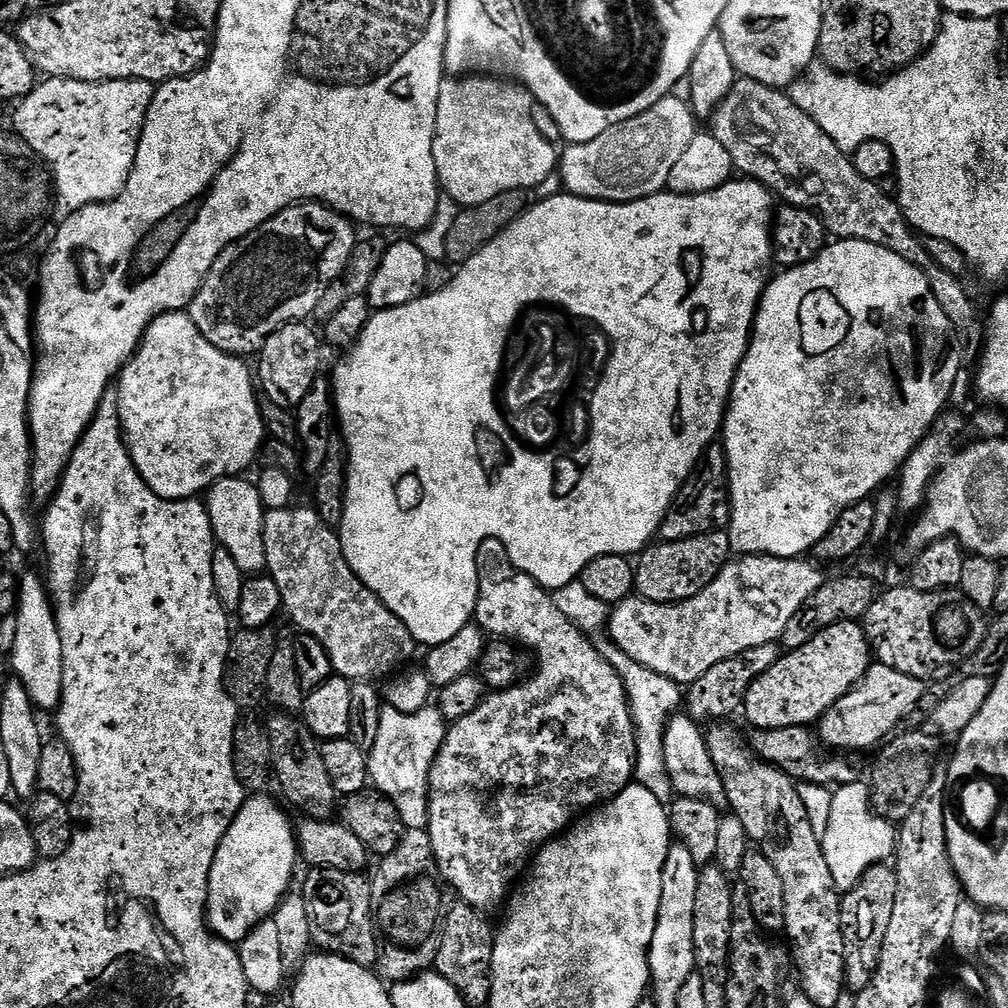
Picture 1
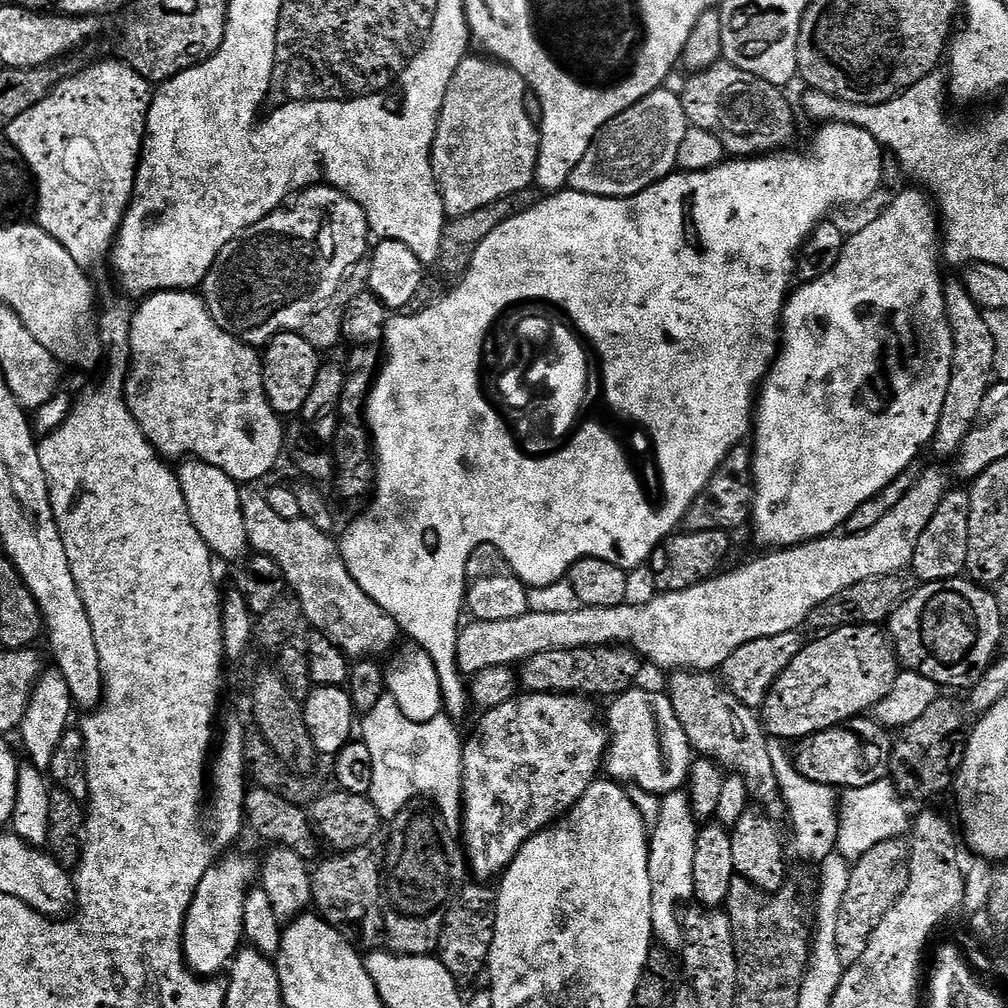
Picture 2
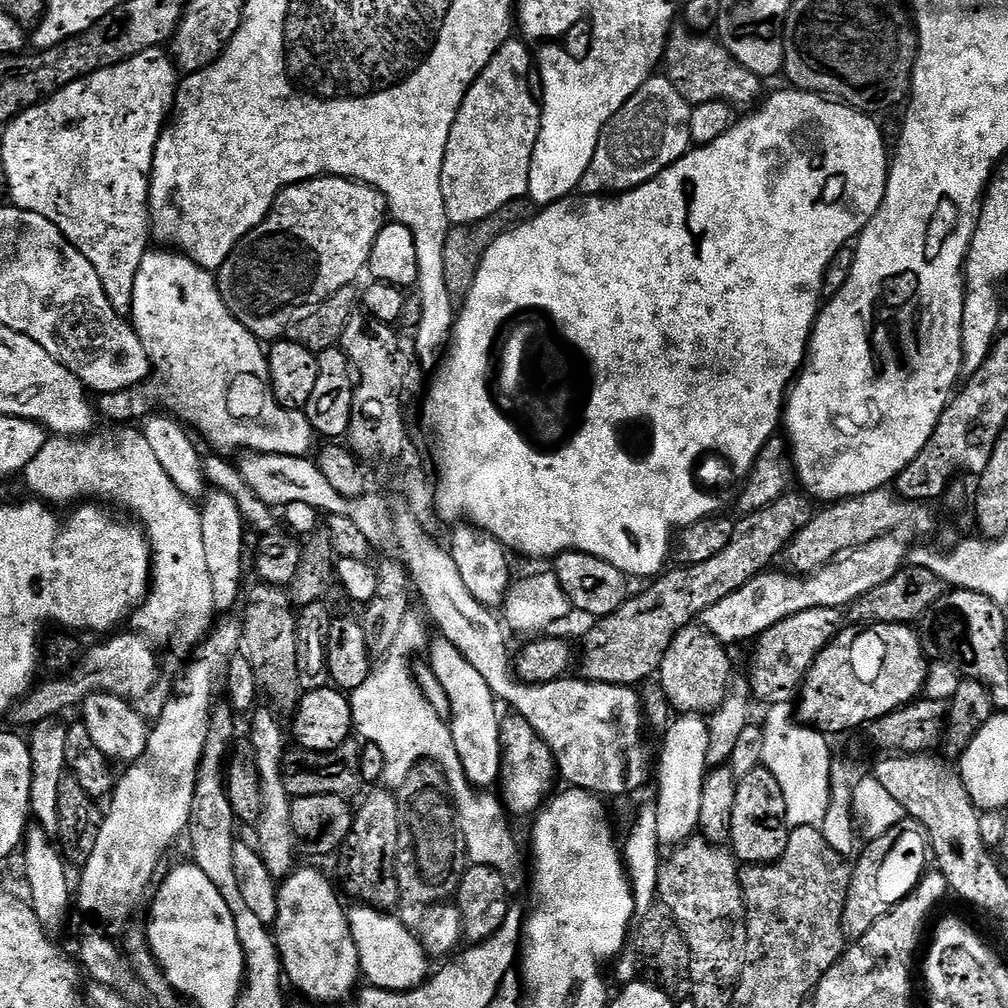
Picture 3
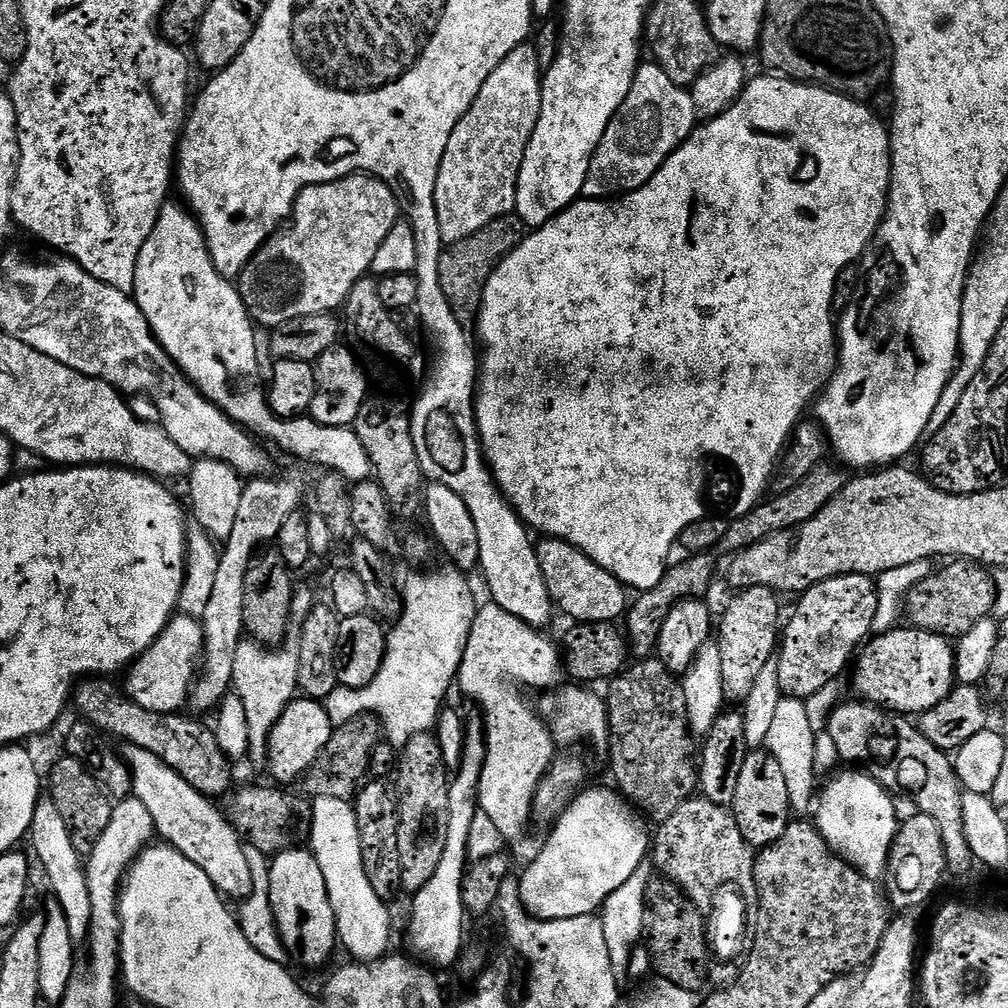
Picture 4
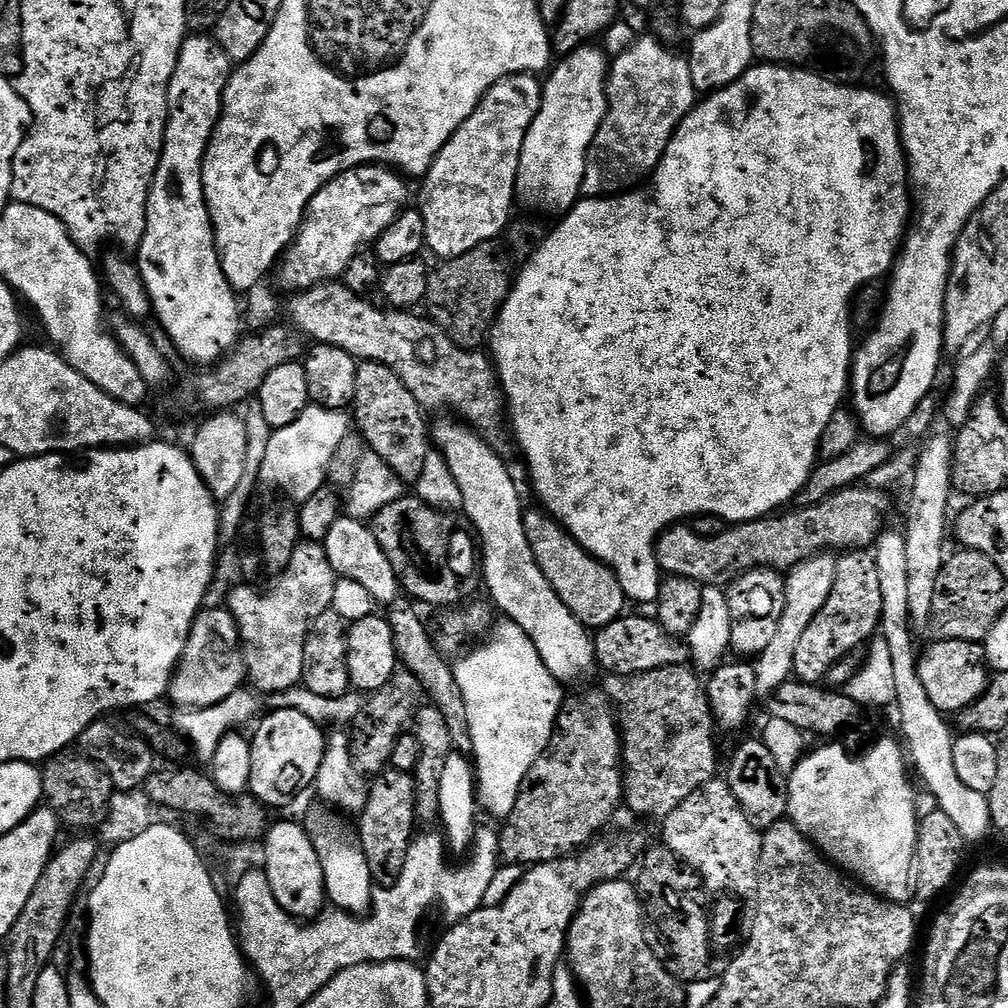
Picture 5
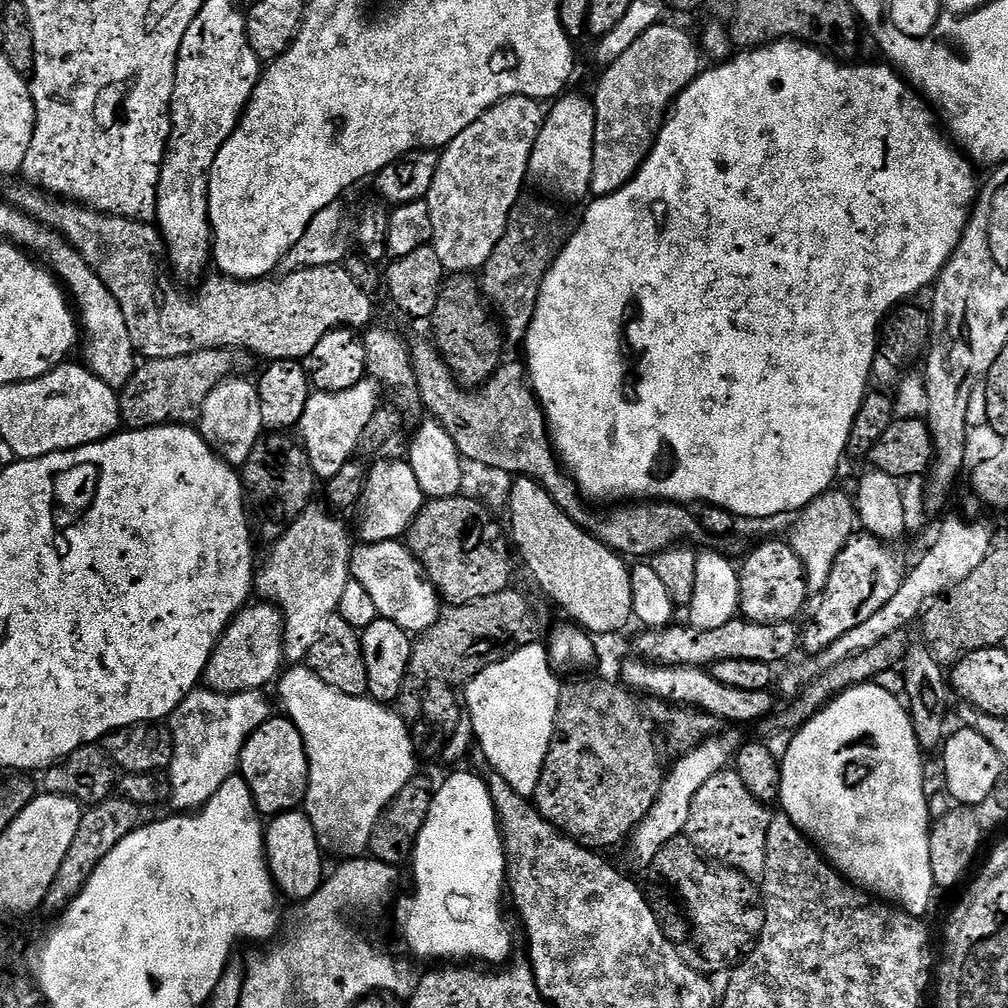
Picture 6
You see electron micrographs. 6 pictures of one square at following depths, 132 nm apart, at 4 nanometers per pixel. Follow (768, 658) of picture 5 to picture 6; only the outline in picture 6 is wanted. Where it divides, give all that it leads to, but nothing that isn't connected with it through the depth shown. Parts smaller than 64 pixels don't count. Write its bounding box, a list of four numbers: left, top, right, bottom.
[786,490,858,593]

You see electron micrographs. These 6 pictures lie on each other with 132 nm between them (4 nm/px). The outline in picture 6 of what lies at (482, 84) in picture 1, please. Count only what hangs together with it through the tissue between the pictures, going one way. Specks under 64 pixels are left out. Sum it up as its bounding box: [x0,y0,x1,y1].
[426,96,545,274]

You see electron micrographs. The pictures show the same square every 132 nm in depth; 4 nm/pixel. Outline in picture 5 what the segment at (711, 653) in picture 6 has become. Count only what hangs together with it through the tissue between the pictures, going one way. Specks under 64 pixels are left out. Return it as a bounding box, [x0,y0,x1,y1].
[595,616,690,676]

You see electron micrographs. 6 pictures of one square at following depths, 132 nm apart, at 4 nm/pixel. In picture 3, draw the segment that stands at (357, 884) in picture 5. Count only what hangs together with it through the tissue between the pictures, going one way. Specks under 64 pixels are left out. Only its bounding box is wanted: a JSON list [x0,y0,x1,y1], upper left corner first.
[348,907,430,992]

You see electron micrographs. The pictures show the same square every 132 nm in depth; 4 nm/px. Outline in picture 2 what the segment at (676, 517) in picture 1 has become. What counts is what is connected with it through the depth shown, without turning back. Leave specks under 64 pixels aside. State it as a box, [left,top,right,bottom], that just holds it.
[682,443,754,534]

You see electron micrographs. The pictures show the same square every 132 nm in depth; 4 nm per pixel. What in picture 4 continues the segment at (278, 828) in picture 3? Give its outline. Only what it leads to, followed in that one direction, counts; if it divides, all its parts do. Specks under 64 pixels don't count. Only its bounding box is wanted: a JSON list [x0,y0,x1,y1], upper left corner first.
[231,638,300,766]

